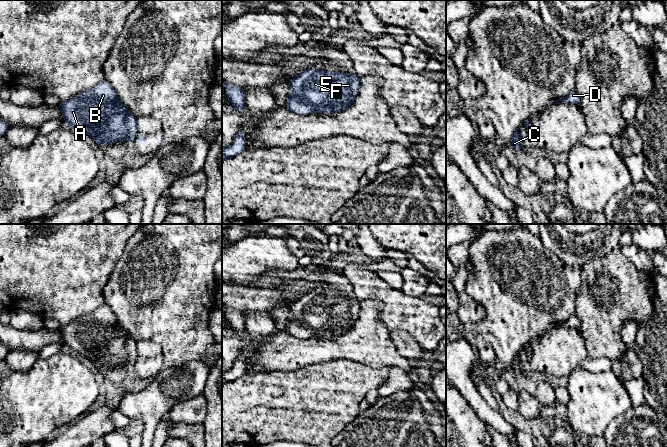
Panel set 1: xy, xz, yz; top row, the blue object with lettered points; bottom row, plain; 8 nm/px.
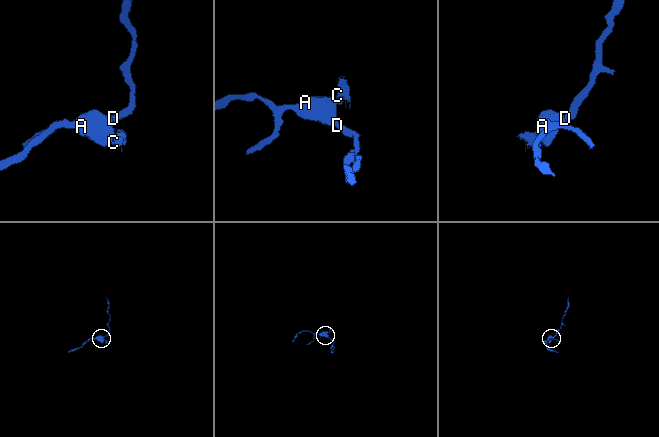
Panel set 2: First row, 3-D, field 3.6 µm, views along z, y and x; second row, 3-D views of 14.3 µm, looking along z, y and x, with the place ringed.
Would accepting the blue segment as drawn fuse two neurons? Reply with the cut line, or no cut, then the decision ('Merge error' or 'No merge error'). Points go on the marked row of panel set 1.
Split along yz (529, 118), (524, 125). Merge error

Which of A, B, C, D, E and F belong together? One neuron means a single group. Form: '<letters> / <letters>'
A B D E F / C

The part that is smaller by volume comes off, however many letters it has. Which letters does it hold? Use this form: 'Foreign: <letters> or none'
Foreign: C

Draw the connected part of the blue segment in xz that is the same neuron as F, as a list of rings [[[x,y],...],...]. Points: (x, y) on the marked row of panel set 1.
[[[307,69],[288,81],[291,95],[285,108],[299,115],[340,112],[354,102],[359,92],[360,80],[354,74]]]

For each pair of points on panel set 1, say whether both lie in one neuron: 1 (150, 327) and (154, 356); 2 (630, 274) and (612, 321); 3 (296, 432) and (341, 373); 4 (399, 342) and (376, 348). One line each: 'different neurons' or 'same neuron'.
1: different neurons
2: same neuron
3: same neuron
4: different neurons

